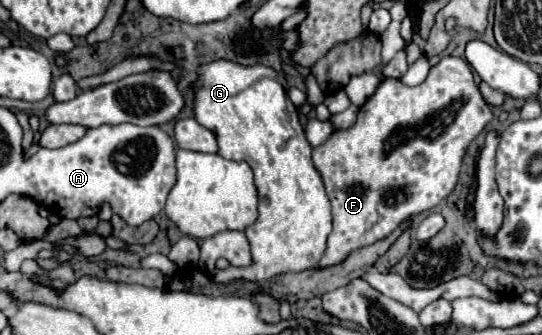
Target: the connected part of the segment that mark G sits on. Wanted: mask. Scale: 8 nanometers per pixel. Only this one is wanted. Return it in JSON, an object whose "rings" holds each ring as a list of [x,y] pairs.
{"rings":[[[213,60],[197,68],[197,80],[191,84],[195,90],[193,96],[193,114],[195,120],[211,130],[219,144],[219,154],[227,160],[245,160],[255,174],[255,186],[259,194],[259,216],[245,228],[245,236],[251,246],[253,262],[245,268],[229,268],[227,272],[215,270],[215,282],[231,282],[237,278],[249,282],[263,282],[277,274],[301,272],[315,268],[319,258],[325,252],[327,236],[331,232],[331,204],[327,200],[323,180],[315,166],[311,164],[311,146],[299,124],[299,114],[293,102],[287,98],[285,88],[277,80],[277,72],[269,66],[243,66],[231,60]]]}

